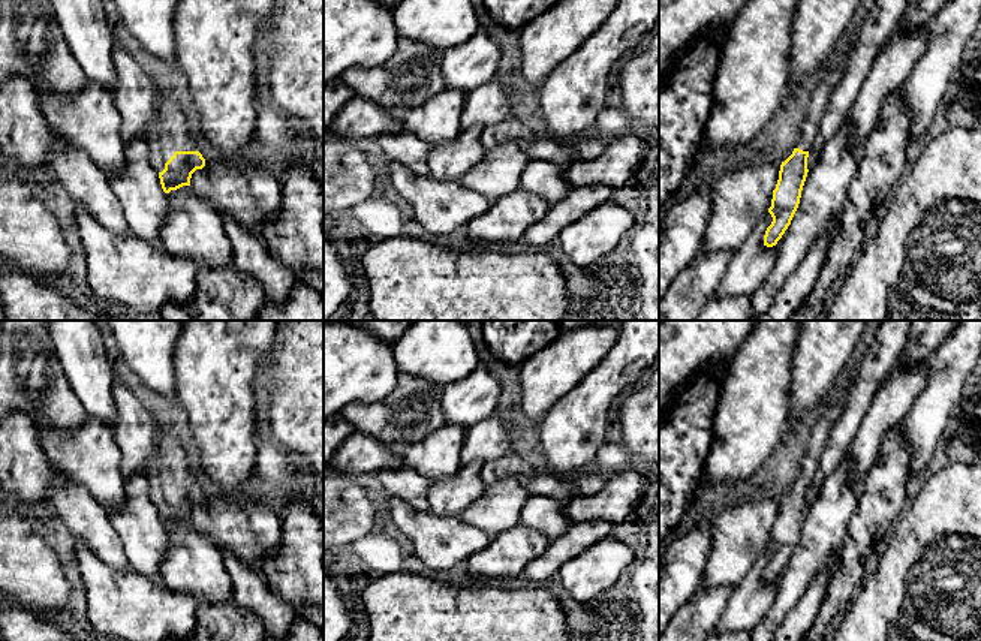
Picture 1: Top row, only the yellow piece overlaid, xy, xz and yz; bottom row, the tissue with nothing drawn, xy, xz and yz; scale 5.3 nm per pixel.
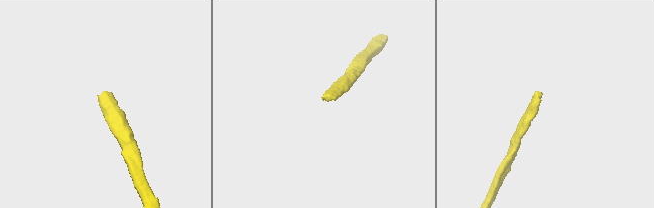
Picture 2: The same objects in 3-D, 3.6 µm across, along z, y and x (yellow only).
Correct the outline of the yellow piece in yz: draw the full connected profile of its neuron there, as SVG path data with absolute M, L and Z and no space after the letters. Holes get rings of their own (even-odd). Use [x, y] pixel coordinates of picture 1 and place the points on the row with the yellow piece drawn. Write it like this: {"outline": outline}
{"outline": "M852 45L846 49L840 63L834 69L824 69L810 93L810 102L801 124L801 136L792 154L782 162L779 180L773 190L771 207L768 213L773 217L771 225L764 235L764 246L773 247L782 238L798 208L801 190L807 177L809 151L819 133L819 123L830 103L830 94L840 81L848 63Z"}

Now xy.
{"outline": "M157 91L157 118L147 129L151 163L165 193L190 186L192 174L205 166L181 106Z"}

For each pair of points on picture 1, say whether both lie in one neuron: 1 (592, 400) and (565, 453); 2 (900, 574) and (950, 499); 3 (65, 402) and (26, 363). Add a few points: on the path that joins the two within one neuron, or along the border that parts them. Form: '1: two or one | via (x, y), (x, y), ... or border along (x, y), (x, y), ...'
1: one | via (583, 414), (569, 439)
2: one | via (917, 556), (920, 545), (948, 517)
3: one | via (54, 391), (47, 379), (36, 373)

